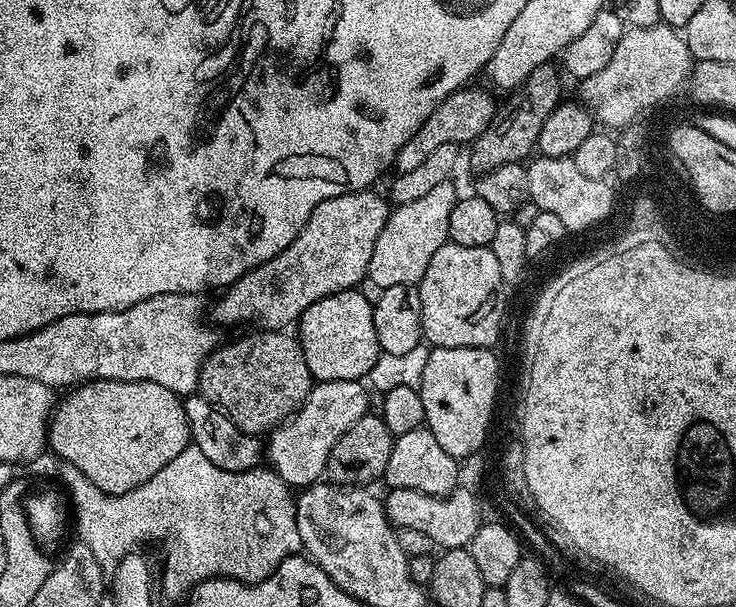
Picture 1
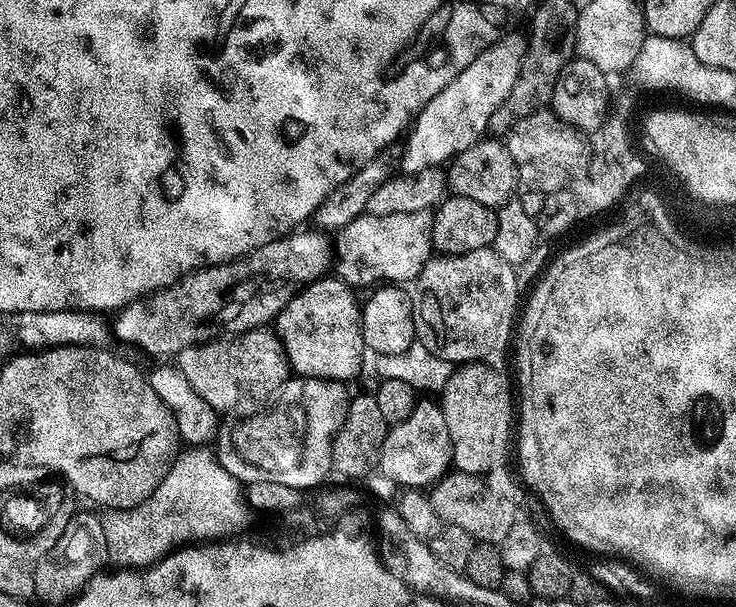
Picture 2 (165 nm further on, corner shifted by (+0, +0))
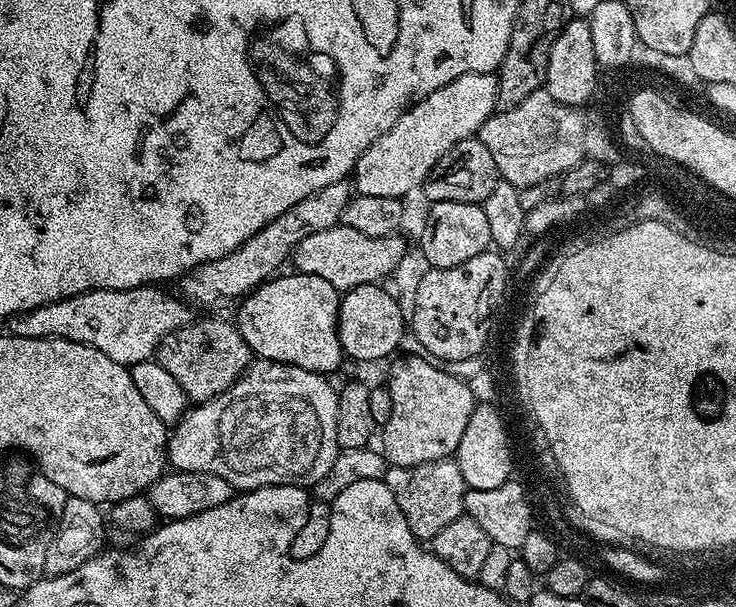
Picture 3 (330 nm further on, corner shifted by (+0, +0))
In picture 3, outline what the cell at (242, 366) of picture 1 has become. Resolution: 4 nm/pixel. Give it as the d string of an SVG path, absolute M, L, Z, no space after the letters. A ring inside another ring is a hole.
M198 318L181 327L179 331L167 335L157 348L156 359L164 370L169 371L177 379L178 384L187 392L188 398L197 404L210 401L218 394L224 393L233 382L247 371L252 362L252 355L233 321L220 318L206 318L204 320Z

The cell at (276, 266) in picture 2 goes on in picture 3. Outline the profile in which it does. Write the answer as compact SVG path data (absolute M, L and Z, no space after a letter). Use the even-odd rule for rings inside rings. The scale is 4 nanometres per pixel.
M160 286L122 290L94 288L91 292L21 312L7 321L7 331L22 338L52 336L55 340L73 340L94 346L94 350L102 350L102 354L106 354L106 358L114 358L114 362L131 366L153 359L167 335L179 331L194 320L193 309L179 295L171 296L162 289Z

